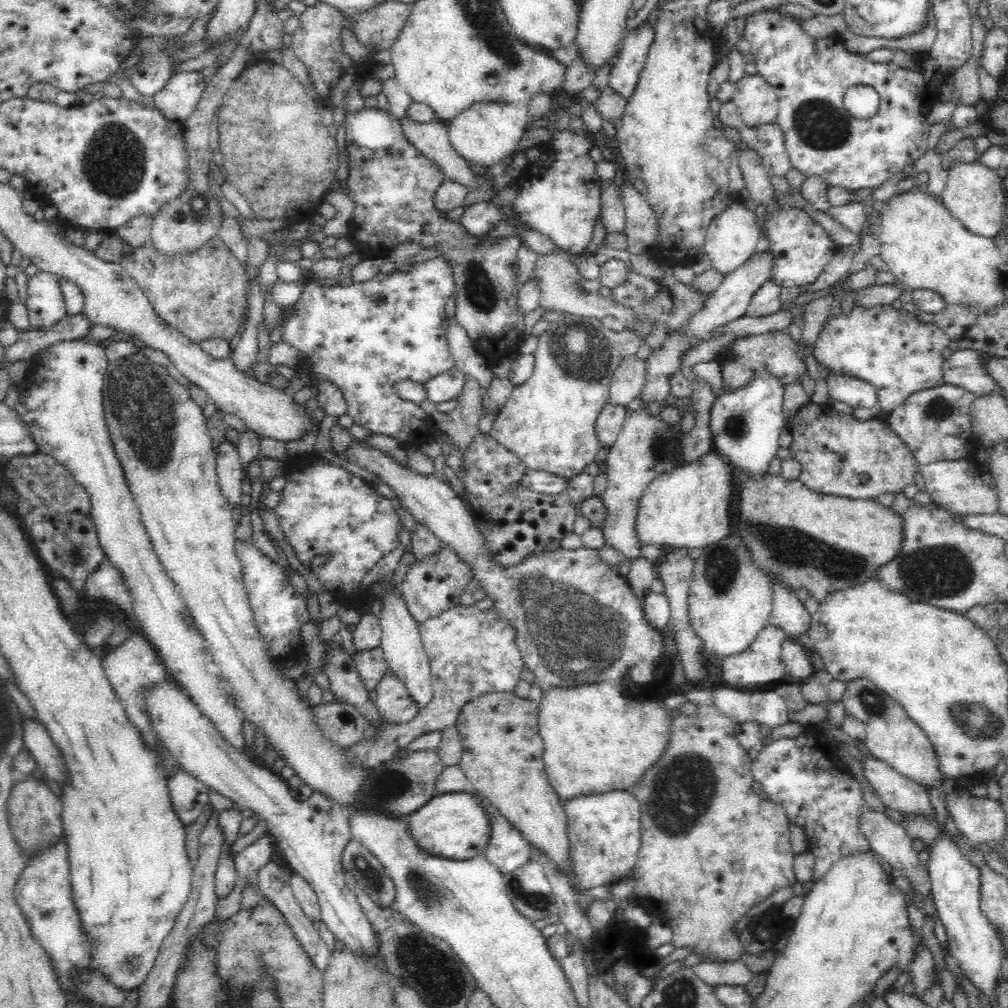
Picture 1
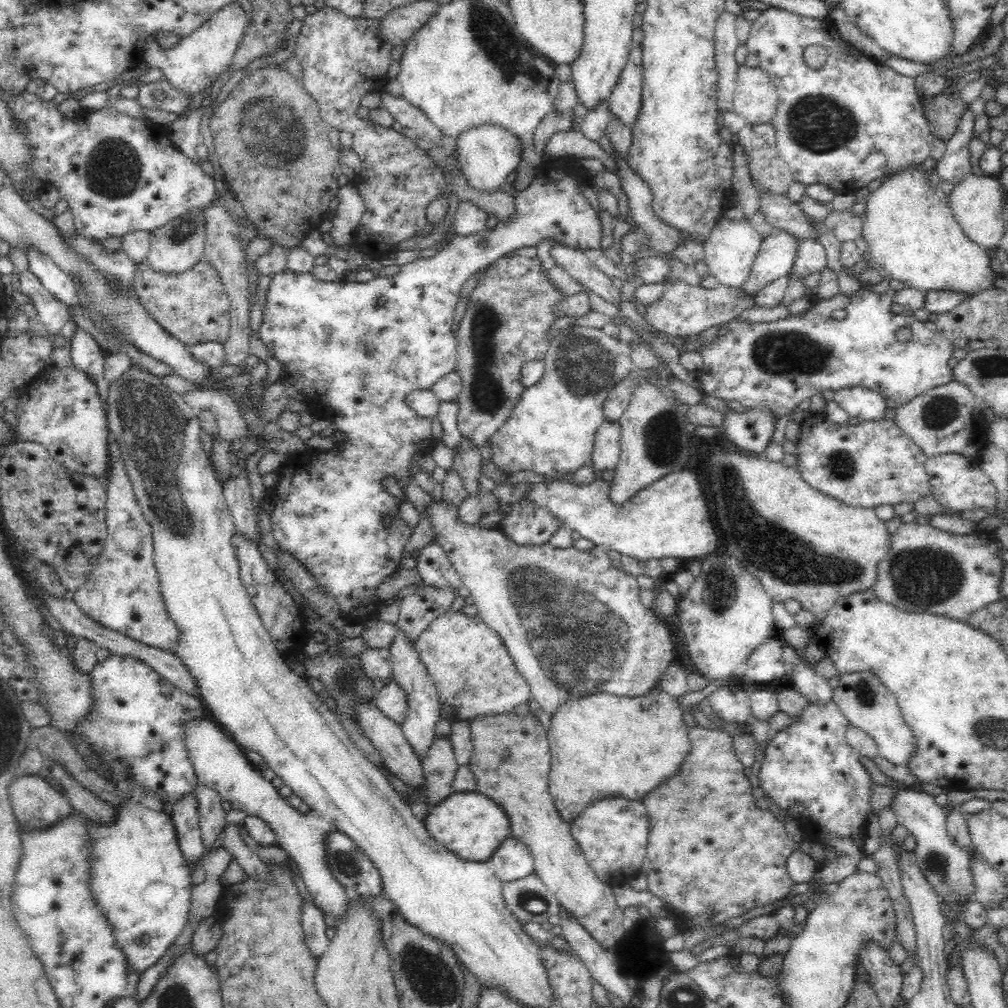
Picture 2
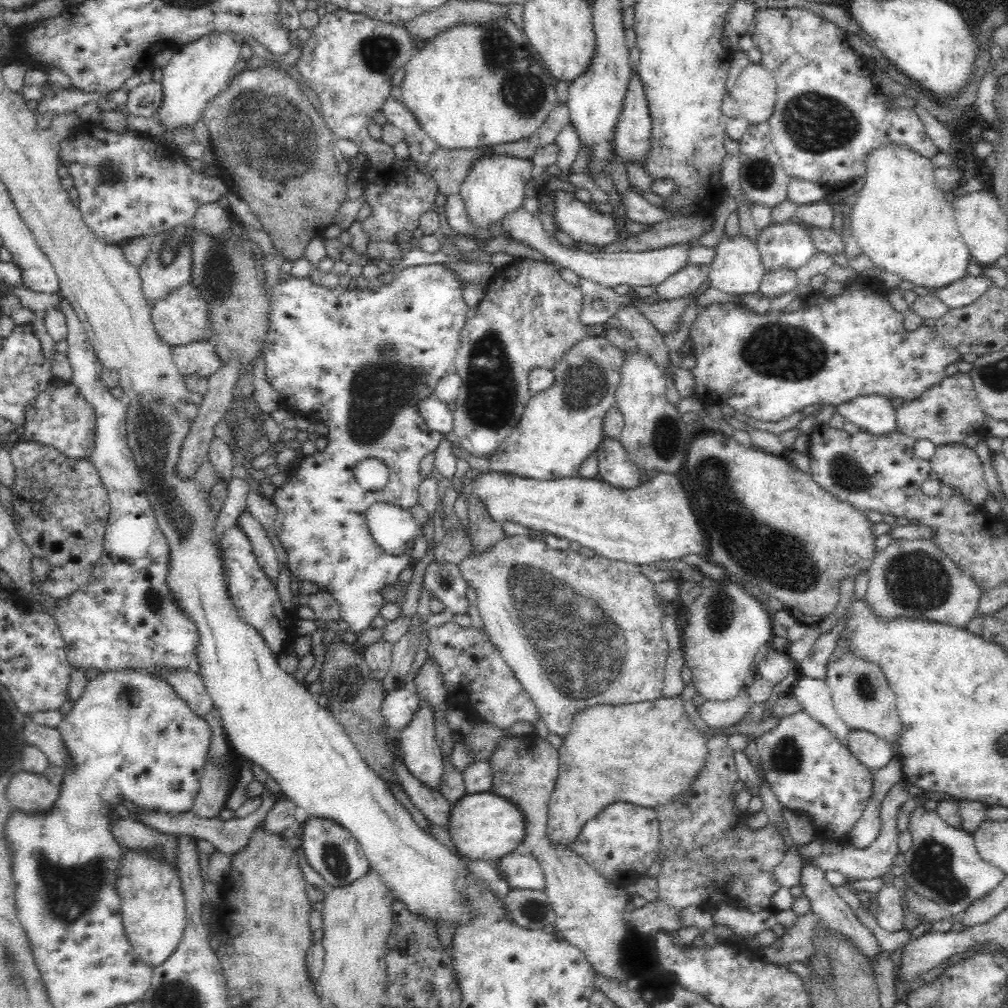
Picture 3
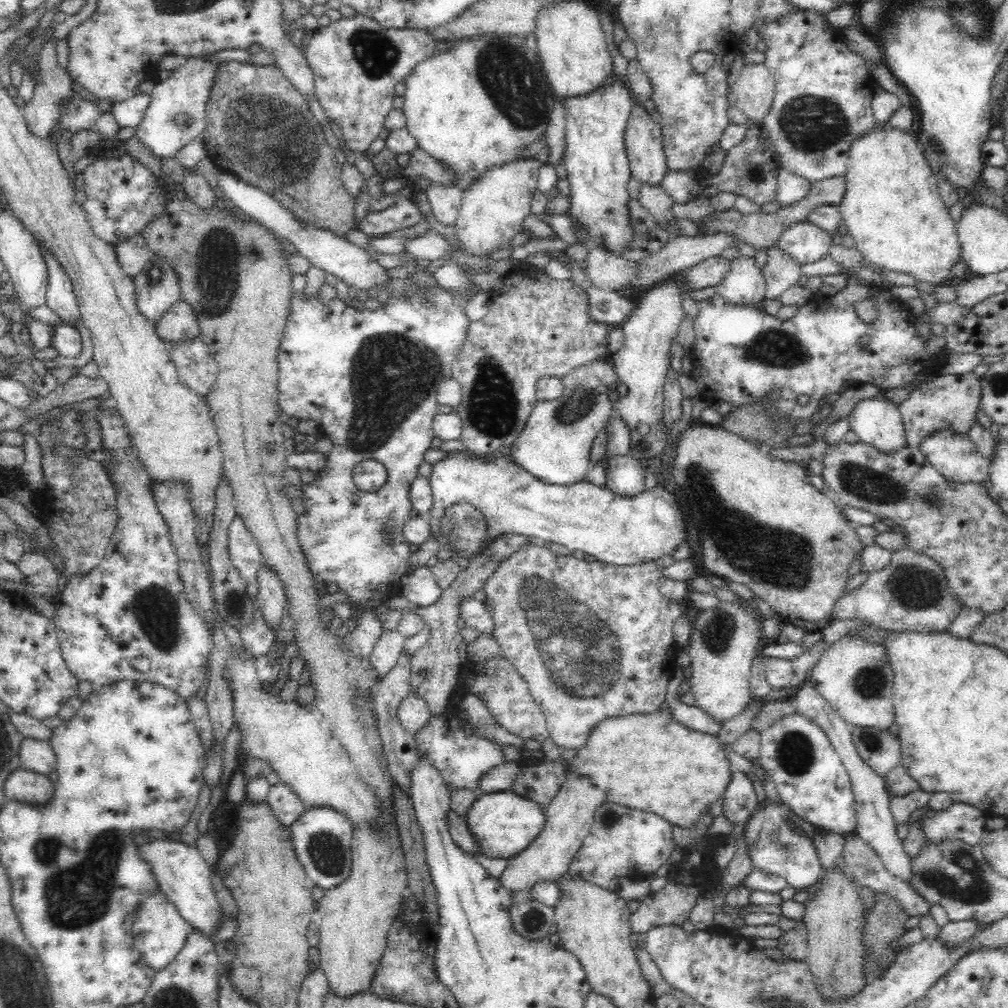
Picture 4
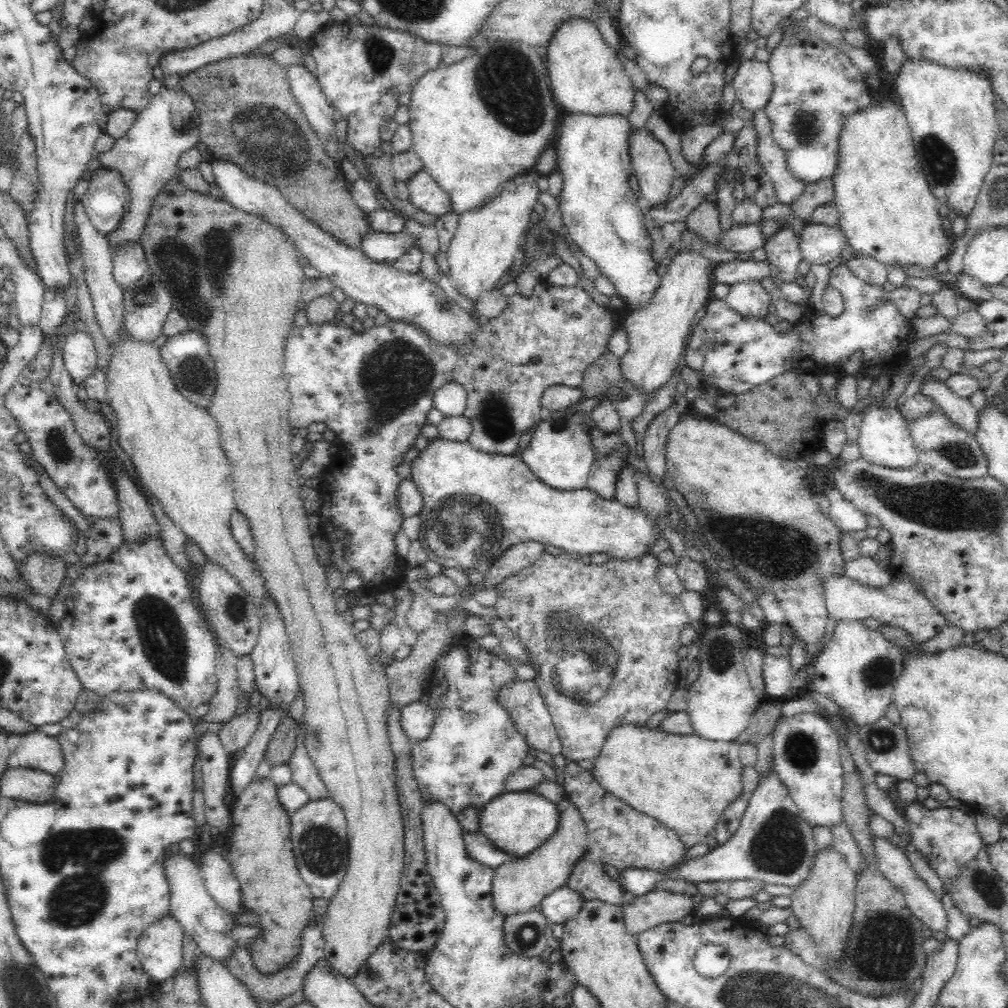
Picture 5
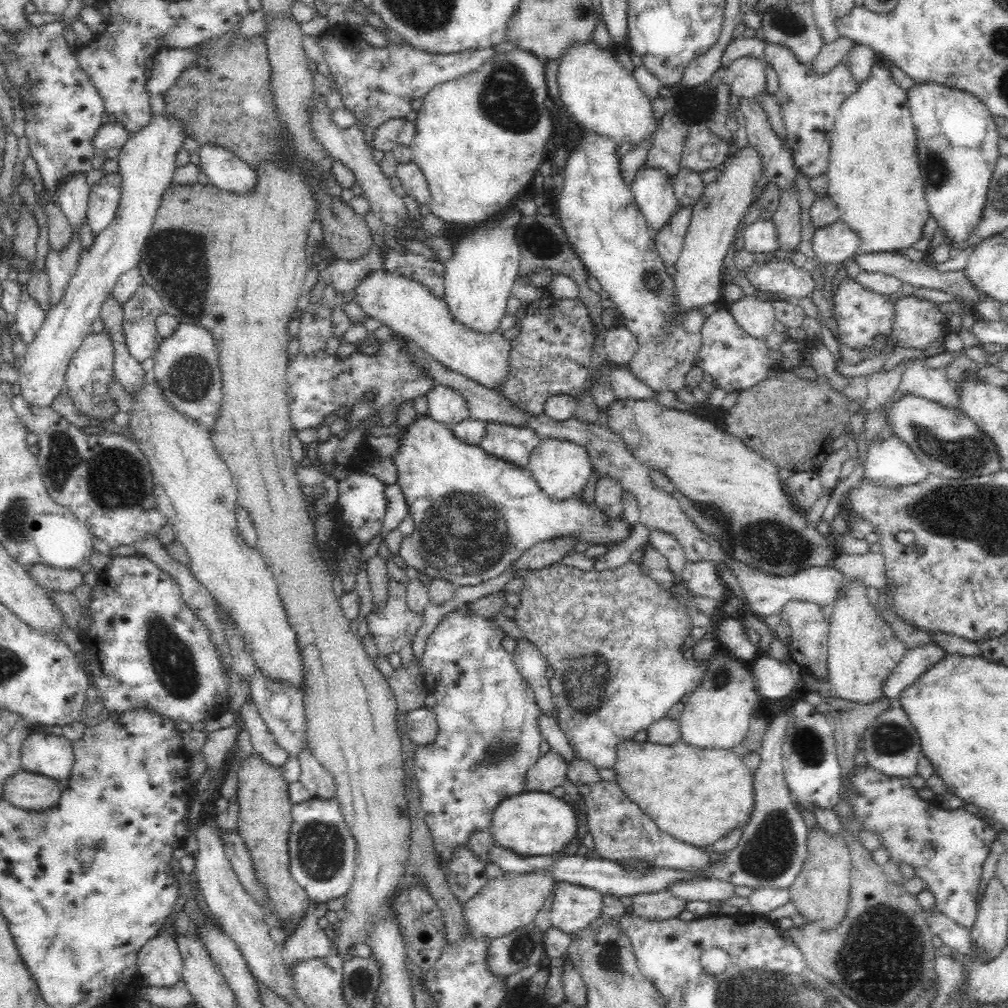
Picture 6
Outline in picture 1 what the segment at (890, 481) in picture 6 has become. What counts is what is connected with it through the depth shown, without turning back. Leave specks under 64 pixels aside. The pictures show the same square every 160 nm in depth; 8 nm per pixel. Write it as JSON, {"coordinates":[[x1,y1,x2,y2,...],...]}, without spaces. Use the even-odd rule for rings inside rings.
{"coordinates":[[829,373,827,379,829,396,855,408,878,411,877,392,874,386,862,379,838,373]]}

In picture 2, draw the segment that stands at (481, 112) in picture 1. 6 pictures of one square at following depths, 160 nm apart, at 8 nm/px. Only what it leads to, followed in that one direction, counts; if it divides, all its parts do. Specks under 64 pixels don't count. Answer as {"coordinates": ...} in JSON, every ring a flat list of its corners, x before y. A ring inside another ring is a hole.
{"coordinates":[[480,125,463,132,455,139,457,160,466,183,486,193,503,191,506,178,523,165,521,160,522,143,514,133,498,125]]}

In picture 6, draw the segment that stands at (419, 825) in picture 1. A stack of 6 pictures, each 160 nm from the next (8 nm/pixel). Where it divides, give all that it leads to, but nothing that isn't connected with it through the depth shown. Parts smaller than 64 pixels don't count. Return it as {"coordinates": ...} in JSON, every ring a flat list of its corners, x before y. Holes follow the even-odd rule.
{"coordinates":[[525,790,502,800,494,810,490,831,496,843,522,856,561,854,575,839,577,816,576,809,564,798,557,798,551,792]]}

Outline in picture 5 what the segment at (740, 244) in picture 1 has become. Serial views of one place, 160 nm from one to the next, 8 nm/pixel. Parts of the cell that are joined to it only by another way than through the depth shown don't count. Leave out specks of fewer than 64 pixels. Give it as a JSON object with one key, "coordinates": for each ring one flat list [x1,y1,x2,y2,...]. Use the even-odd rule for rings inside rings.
{"coordinates":[[754,281,730,285,725,297,727,305,742,317,764,319,771,307,771,296,762,284]]}

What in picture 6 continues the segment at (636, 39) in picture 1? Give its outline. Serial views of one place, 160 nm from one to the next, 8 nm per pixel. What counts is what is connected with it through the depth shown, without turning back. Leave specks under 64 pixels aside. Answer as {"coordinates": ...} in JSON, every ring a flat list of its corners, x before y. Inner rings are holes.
{"coordinates":[[646,162,629,185,634,202,654,234,669,223,670,217,679,207,676,195,672,191,671,178,668,176,667,170,656,168]]}

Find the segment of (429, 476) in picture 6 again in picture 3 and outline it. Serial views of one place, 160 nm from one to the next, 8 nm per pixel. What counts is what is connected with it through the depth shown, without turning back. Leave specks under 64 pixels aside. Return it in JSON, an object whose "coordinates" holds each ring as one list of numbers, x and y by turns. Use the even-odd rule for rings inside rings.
{"coordinates":[[489,470,488,472,479,474,474,479,471,479,468,484,463,483,462,492,458,492,458,497,463,498,469,508,472,504,481,502,481,504,483,504,487,509,489,517,492,518,492,520,496,520,496,522,500,522,502,524,505,521,518,523,519,525,526,526,529,530,534,529,536,531,540,531,544,535,553,534,560,538,566,538,569,542,578,542,578,544,581,544,582,546,586,546,586,548,594,550,596,555,606,557,613,561,624,561,638,565,654,565,658,560,676,560,681,556,686,556,686,554,702,555,704,550,706,550,706,536,702,534,702,529,700,528,700,525,698,525,695,512,692,510,692,506,690,506,691,503,688,502,686,492,684,492,684,488,682,487,680,480,678,480,674,474,659,473,658,476,654,476,650,481,642,483,638,488,620,490,606,482,599,482,596,479,567,477,558,480,538,481,533,480,532,478,520,477,514,474,498,473]]}

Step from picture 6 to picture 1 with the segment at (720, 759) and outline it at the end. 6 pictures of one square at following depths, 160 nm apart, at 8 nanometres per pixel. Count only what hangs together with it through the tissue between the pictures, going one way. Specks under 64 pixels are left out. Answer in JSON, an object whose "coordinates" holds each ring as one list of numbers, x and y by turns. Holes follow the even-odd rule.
{"coordinates":[[608,681,573,687,552,687,542,695,538,710,538,725,544,741,543,759,549,785,563,803,577,796,630,790,664,754,674,720,664,701,628,698,622,685]]}

